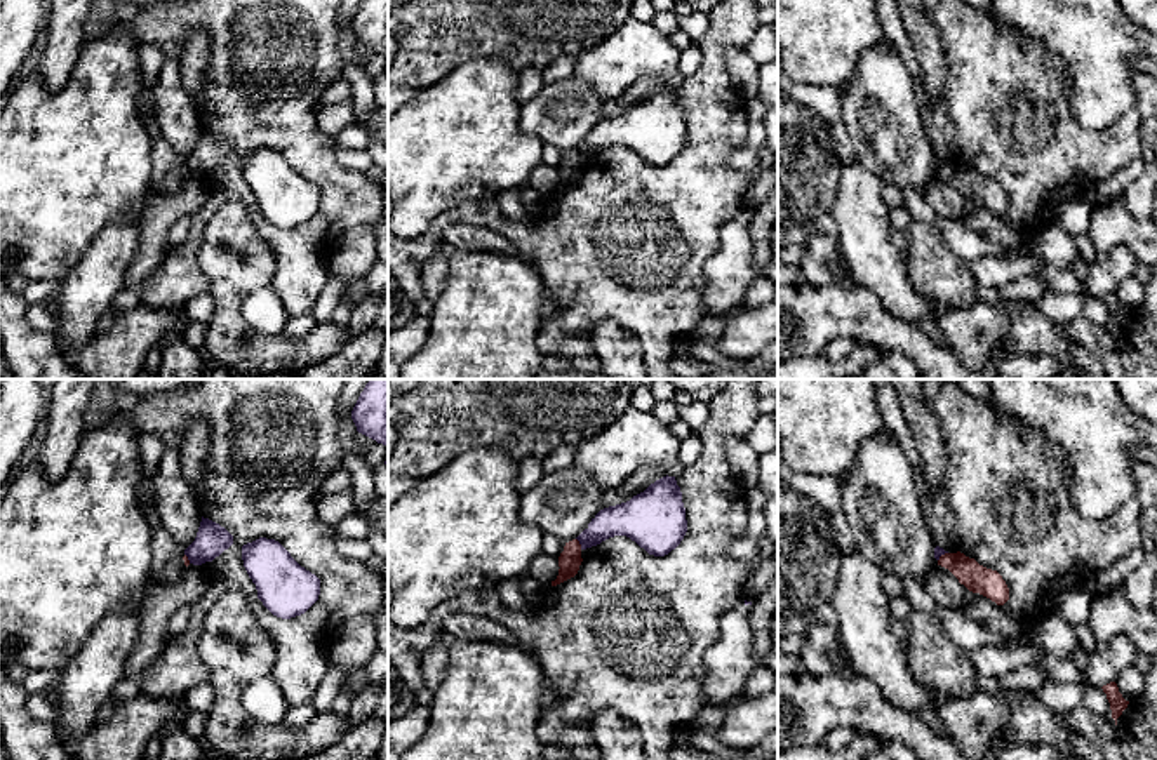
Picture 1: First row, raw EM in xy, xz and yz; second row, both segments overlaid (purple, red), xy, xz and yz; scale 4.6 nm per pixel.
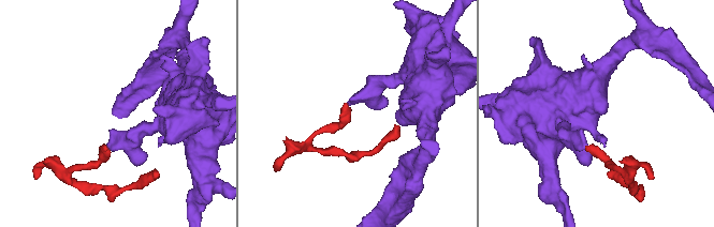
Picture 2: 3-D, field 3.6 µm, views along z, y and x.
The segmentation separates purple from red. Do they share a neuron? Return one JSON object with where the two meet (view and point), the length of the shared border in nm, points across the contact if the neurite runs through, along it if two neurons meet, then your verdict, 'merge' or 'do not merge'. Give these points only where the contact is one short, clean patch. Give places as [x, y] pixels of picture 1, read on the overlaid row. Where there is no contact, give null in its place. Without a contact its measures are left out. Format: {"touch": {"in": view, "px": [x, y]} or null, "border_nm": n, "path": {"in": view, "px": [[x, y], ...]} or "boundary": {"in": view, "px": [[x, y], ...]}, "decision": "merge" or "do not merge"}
{"touch": {"in": "xz", "px": [580, 543]}, "border_nm": 60, "boundary": {"in": "xz", "px": [[576, 538], [581, 548]]}, "decision": "do not merge"}

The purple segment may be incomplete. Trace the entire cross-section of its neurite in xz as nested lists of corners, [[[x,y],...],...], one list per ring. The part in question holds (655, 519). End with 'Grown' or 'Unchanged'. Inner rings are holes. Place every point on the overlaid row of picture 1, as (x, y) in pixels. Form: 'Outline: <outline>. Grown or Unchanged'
Outline: [[[663,477],[630,501],[600,510],[576,537],[581,550],[626,536],[649,555],[665,557],[687,532],[686,508],[675,477]]]. Unchanged

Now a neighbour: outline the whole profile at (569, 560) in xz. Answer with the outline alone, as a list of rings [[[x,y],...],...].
[[[578,539],[565,543],[564,551],[558,557],[558,576],[552,581],[552,586],[557,586],[571,577],[574,577],[579,570],[581,558],[581,544]]]

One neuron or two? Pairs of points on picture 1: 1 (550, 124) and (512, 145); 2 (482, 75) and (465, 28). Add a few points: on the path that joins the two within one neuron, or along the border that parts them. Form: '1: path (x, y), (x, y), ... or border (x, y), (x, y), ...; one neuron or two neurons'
1: border (521, 103), (521, 126), (543, 143); two neurons
2: border (515, 70), (498, 60), (472, 58), (441, 79); two neurons

